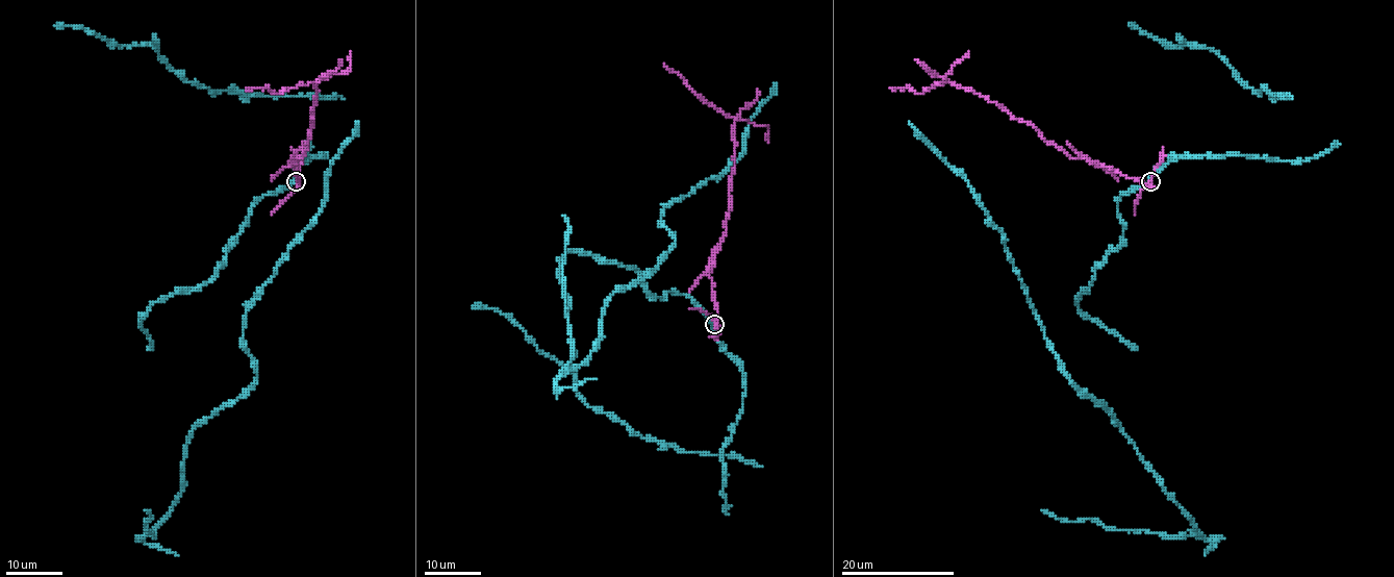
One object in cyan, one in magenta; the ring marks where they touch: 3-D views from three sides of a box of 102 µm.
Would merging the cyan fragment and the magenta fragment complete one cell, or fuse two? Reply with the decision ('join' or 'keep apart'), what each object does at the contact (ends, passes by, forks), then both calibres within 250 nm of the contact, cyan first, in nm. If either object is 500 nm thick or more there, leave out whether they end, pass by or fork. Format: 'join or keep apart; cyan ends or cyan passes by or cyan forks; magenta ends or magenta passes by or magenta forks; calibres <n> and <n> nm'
keep apart; cyan passes by; magenta passes by; calibres 360 and 240 nm

